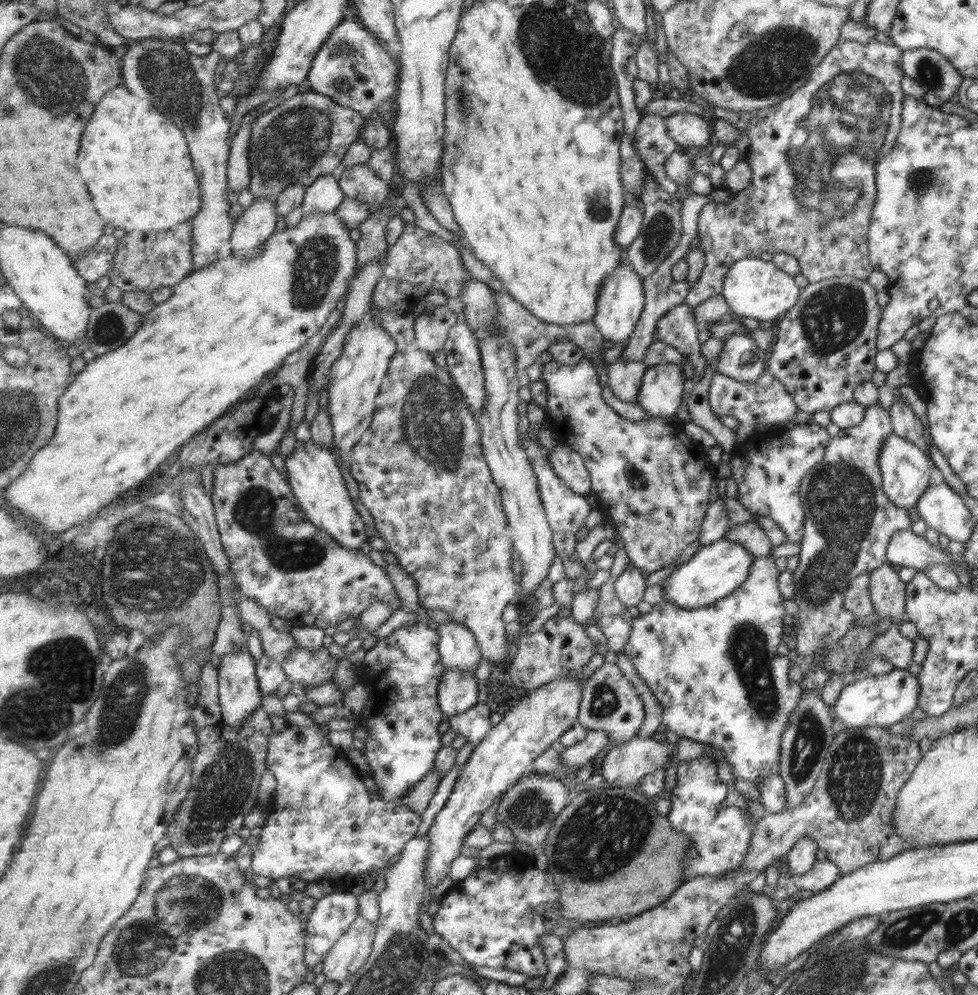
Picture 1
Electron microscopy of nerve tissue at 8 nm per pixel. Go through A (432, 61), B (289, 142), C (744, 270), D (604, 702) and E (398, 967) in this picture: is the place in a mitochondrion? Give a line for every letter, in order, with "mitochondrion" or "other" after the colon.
A: other
B: mitochondrion
C: other
D: mitochondrion
E: mitochondrion

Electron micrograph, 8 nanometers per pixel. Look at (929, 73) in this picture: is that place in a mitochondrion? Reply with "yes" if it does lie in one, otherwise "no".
yes

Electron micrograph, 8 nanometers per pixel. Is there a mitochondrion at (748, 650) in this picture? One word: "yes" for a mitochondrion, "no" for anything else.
yes

